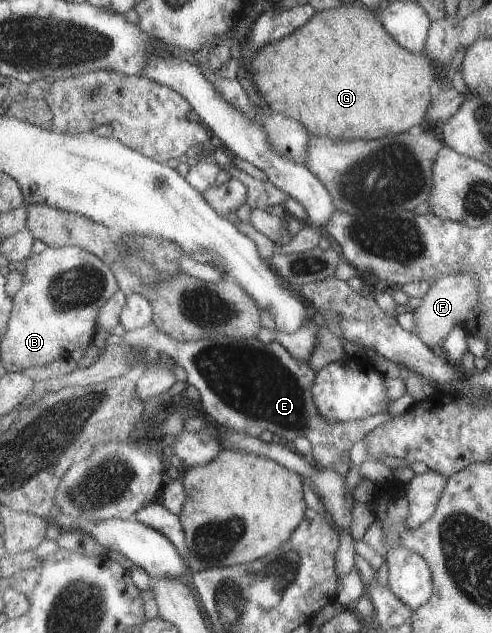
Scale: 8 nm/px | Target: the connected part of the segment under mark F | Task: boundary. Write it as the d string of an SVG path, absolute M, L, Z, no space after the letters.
M455 274L433 281L425 295L421 297L419 306L413 310L414 334L429 349L439 345L443 338L476 306L476 293L476 283L468 275Z

